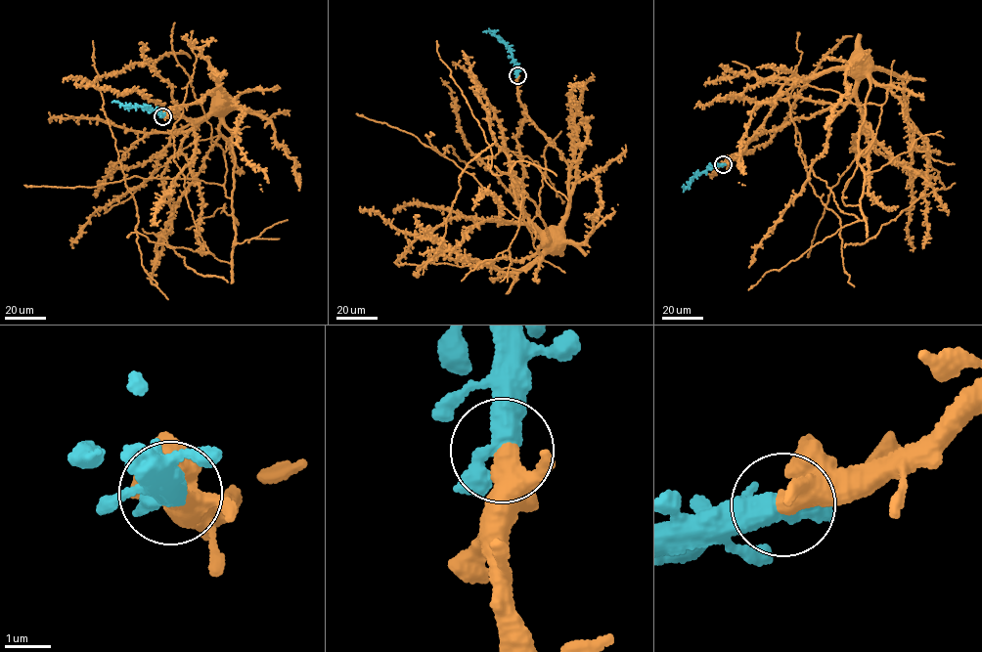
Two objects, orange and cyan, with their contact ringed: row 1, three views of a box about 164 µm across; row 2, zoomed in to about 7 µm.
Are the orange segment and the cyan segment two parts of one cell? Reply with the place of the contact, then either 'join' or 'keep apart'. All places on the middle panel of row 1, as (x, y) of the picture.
(517, 75) | join

